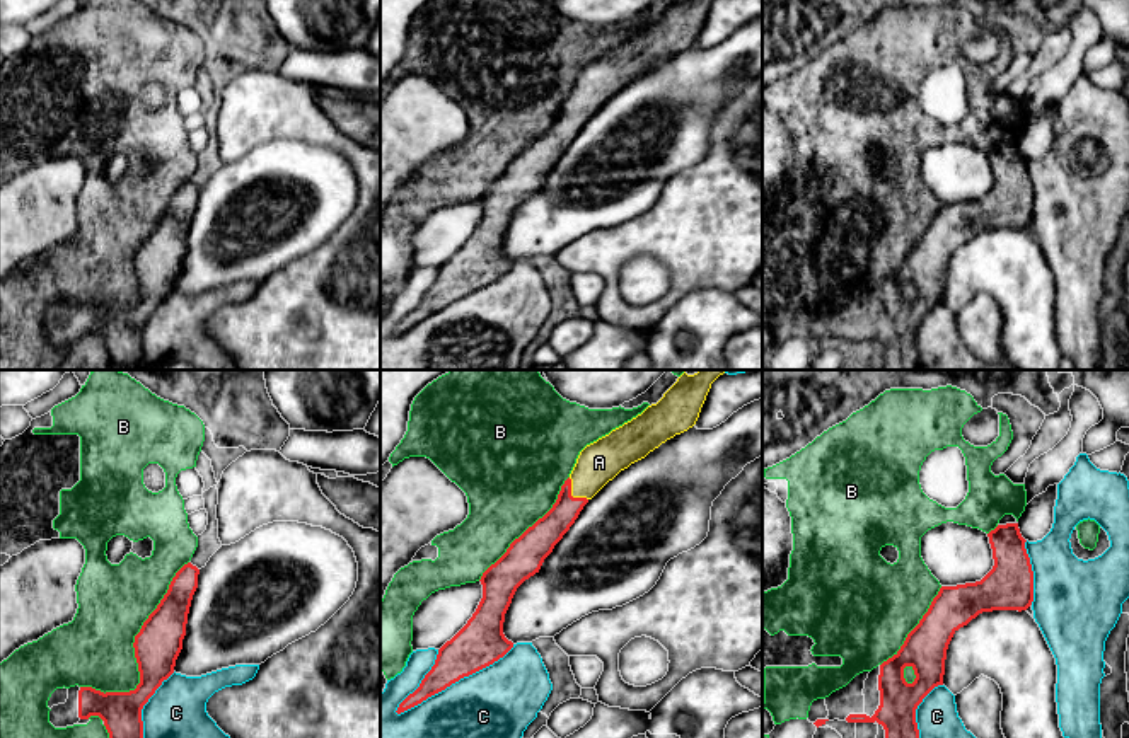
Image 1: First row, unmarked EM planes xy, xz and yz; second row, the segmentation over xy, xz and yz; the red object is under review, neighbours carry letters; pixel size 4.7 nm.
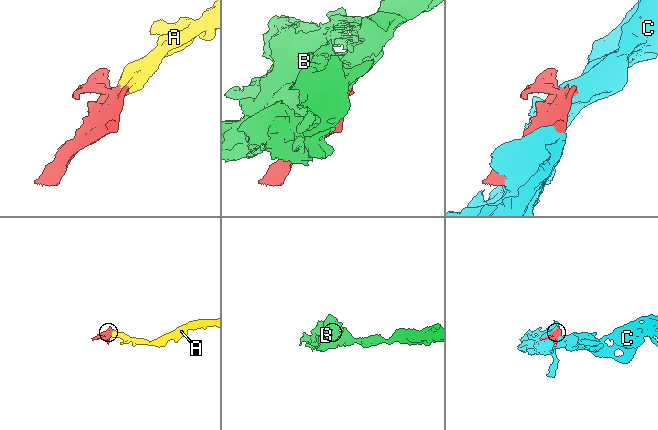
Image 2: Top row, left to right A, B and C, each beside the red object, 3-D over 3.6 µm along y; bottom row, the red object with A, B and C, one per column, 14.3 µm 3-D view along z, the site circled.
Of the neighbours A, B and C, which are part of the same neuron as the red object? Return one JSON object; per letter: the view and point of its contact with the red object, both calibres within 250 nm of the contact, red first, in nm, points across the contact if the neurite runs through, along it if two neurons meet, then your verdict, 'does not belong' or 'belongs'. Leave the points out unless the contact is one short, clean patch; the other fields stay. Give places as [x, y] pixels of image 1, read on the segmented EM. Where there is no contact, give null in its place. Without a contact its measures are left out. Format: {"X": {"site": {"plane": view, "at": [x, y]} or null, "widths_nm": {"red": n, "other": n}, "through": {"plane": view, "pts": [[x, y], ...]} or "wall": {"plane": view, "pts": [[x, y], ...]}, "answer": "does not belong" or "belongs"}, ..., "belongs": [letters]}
{"A": {"site": {"plane": "xz", "at": [570, 495]}, "widths_nm": {"red": 150, "other": 200}, "answer": "belongs"}, "B": {"site": {"plane": "xy", "at": [135, 651]}, "widths_nm": {"red": 220, "other": 360}, "answer": "does not belong"}, "C": {"site": {"plane": "xz", "at": [454, 682]}, "widths_nm": {"red": 220, "other": 360}, "answer": "does not belong"}, "belongs": ["A"]}

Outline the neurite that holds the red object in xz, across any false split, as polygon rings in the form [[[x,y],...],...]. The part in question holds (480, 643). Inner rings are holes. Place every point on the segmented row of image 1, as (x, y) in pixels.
[[[699,370],[694,375],[684,372],[657,404],[580,452],[553,508],[483,573],[483,598],[476,612],[438,649],[435,665],[420,687],[399,704],[397,714],[493,665],[513,648],[503,634],[503,622],[517,588],[539,573],[583,506],[609,481],[696,424],[711,383],[723,373],[725,370]]]

